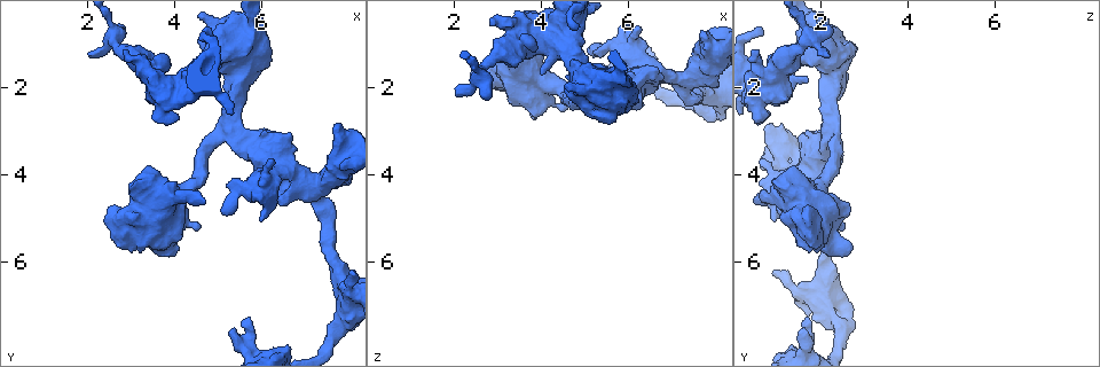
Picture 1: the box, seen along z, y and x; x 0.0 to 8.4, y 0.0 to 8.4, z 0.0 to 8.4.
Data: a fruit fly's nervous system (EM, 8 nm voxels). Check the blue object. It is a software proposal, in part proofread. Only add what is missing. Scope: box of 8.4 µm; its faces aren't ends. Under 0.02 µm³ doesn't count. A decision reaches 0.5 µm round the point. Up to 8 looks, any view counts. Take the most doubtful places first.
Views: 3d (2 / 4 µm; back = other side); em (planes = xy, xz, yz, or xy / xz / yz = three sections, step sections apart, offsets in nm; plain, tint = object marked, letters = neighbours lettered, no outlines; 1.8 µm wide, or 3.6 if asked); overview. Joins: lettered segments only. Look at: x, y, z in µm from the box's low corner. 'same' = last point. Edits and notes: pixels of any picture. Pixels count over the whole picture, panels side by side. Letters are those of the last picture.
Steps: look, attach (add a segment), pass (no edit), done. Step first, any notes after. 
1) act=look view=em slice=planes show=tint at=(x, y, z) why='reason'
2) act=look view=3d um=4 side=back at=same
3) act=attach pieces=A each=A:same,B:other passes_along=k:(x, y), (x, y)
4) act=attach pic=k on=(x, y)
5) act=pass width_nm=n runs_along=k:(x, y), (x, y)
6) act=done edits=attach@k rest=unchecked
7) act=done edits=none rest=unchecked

act=look view=em slice=yz step=16 show=letters at=(7.15, 4.35, 1.85) why='thick turns thin'

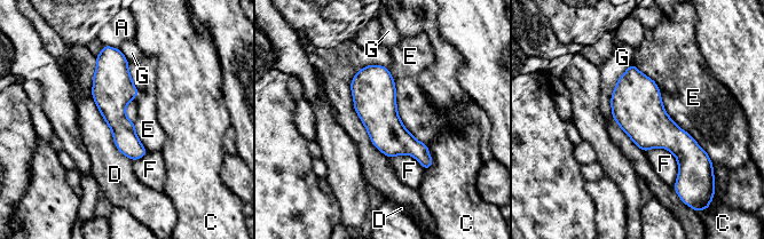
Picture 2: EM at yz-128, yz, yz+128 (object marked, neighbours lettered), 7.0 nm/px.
act=pass each=A:other,C:other,D:other,E:other,F:other,G:other border=2:(633, 63), (708, 156) found='none of them fits'

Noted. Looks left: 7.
act=look view=em slice=planes show=letters at=(5.40, 0.80, 1.85) why='closes a loop'

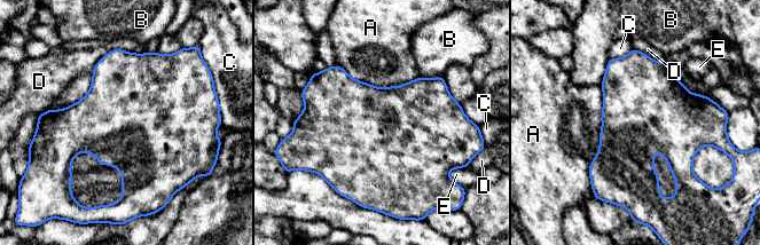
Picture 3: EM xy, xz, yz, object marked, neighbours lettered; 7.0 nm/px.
act=pass width_nm=600 each=A:other,B:other,C:other,D:other,E:other found='none of them fits'

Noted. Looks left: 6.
act=look view=em um=3.6 slice=planes show=letters at=(3.35, 1.60, 0.60) why='calibre changes'

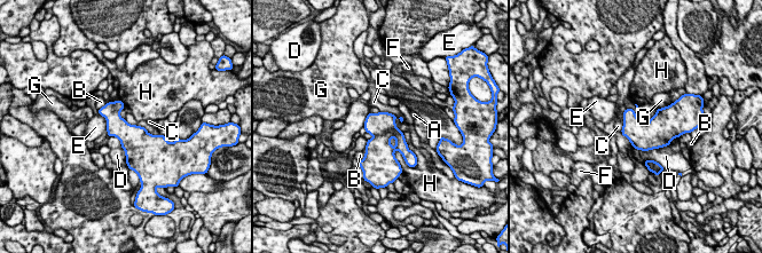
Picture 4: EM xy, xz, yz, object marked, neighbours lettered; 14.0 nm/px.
act=pass longest_contact=D:500nm each=A:other,B:other,C:other,D:other,E:other,F:other,G:other,H:other border=4:(392, 136), (399, 161) found='none of them fits'

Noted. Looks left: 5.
act=done edits=none rest=unchecked

